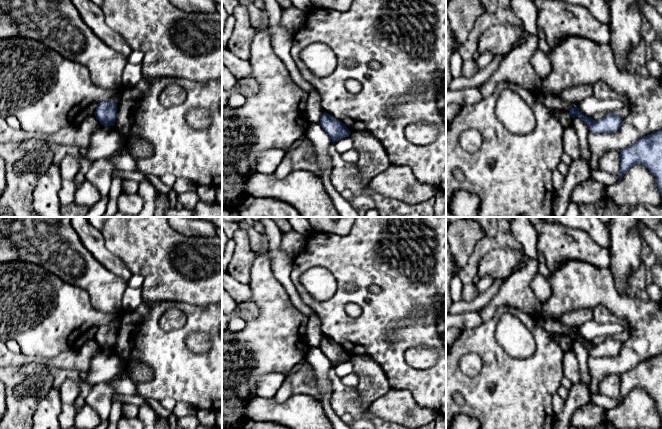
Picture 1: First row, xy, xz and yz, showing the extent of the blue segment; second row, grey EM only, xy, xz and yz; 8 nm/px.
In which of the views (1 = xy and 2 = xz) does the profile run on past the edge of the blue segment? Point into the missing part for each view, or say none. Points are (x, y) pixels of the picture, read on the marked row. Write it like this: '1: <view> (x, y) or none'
1: none
2: none

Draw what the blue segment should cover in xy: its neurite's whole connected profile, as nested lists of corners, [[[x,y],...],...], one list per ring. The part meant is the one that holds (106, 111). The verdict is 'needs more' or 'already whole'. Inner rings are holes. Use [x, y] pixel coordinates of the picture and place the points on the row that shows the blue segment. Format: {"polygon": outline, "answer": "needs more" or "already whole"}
{"polygon": [[[103,101],[97,104],[94,115],[101,125],[114,126],[117,116],[117,104],[113,101]]], "answer": "already whole"}

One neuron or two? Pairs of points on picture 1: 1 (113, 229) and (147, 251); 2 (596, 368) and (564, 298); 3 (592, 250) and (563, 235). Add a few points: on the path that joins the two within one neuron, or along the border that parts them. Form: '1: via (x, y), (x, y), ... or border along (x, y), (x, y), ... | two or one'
1: via (121, 231), (128, 232), (139, 243) | one
2: via (629, 351), (637, 324), (610, 297), (597, 297) | one
3: via (585, 249), (570, 242) | one

